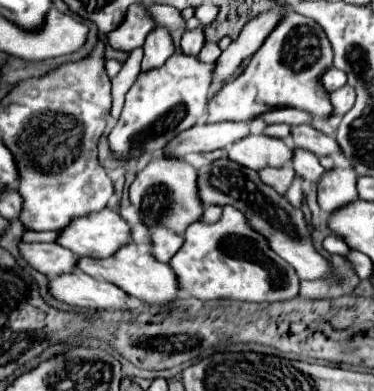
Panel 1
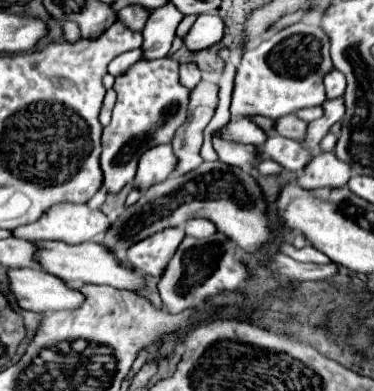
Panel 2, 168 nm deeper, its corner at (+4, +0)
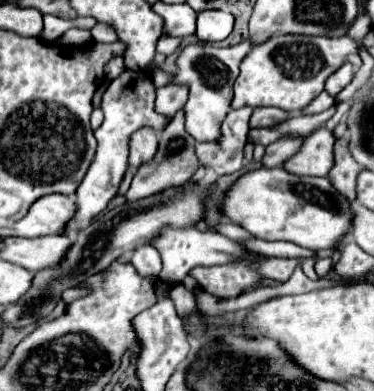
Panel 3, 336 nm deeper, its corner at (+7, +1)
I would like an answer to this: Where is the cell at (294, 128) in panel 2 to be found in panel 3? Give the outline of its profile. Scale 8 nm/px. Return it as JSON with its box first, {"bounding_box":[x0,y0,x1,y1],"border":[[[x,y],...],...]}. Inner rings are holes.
{"bounding_box":[249,108,289,128],"border":[[[255,108],[249,124],[251,124],[251,128],[265,128],[265,126],[273,126],[273,124],[285,120],[285,116],[289,116],[289,114],[283,112],[281,108]]]}

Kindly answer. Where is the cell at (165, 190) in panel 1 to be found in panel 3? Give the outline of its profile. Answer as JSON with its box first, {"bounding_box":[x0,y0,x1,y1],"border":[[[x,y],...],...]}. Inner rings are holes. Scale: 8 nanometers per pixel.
{"bounding_box":[129,128,157,168],"border":[[[139,128],[133,132],[129,140],[129,164],[139,168],[141,164],[149,162],[157,152],[157,132],[153,128]]]}

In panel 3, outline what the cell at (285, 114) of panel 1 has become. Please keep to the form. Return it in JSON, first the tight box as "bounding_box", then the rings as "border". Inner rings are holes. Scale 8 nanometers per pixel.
{"bounding_box":[303,92,335,114],"border":[[[321,92],[305,110],[303,110],[303,114],[319,114],[319,112],[323,112],[323,110],[327,110],[327,108],[331,108],[335,104],[335,98],[333,96],[329,96],[327,92]]]}

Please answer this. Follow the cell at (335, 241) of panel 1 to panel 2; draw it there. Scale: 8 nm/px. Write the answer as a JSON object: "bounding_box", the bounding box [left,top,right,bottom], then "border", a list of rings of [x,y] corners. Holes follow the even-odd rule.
{"bounding_box":[280,243,330,263],"border":[[[282,243],[282,245],[280,245],[280,251],[284,251],[286,255],[292,255],[292,257],[298,259],[298,261],[312,261],[312,263],[328,263],[328,261],[330,261],[326,255],[322,255],[322,253],[320,253],[316,247],[312,247],[312,245],[306,245],[306,247],[302,247],[302,249],[296,249],[296,247],[288,245],[288,243]]]}

